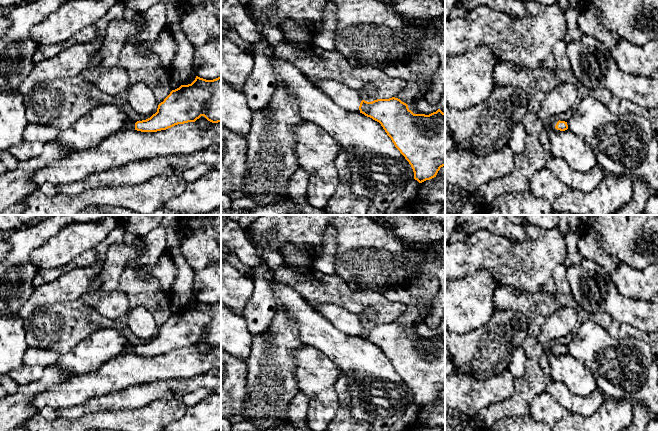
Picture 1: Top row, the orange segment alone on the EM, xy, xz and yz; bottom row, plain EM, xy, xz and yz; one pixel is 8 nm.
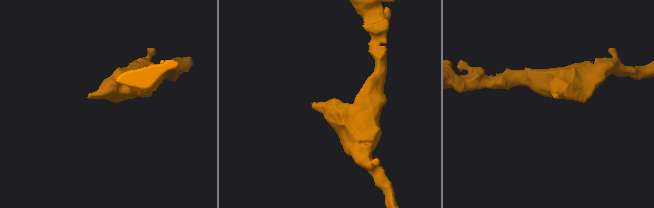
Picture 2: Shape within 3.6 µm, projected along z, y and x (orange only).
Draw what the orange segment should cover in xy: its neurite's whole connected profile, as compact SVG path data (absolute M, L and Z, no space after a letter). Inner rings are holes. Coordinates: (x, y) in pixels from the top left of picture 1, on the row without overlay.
M196 300L191 308L172 314L150 342L127 346L125 351L141 356L157 356L195 346L201 340L212 347L221 346L221 300L213 304Z

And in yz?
M554 342L546 346L545 351L540 358L539 363L541 370L548 377L551 377L549 359L554 352L560 355L567 354L568 353L567 345L560 345L557 342Z

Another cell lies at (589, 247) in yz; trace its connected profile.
M593 234L580 235L578 251L583 258L594 261L609 274L619 265L617 257L603 251L599 240Z

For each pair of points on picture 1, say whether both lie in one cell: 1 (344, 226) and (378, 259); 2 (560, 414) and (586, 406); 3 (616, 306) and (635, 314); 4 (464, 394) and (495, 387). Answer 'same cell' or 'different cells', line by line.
1: same cell
2: different cells
3: same cell
4: same cell

